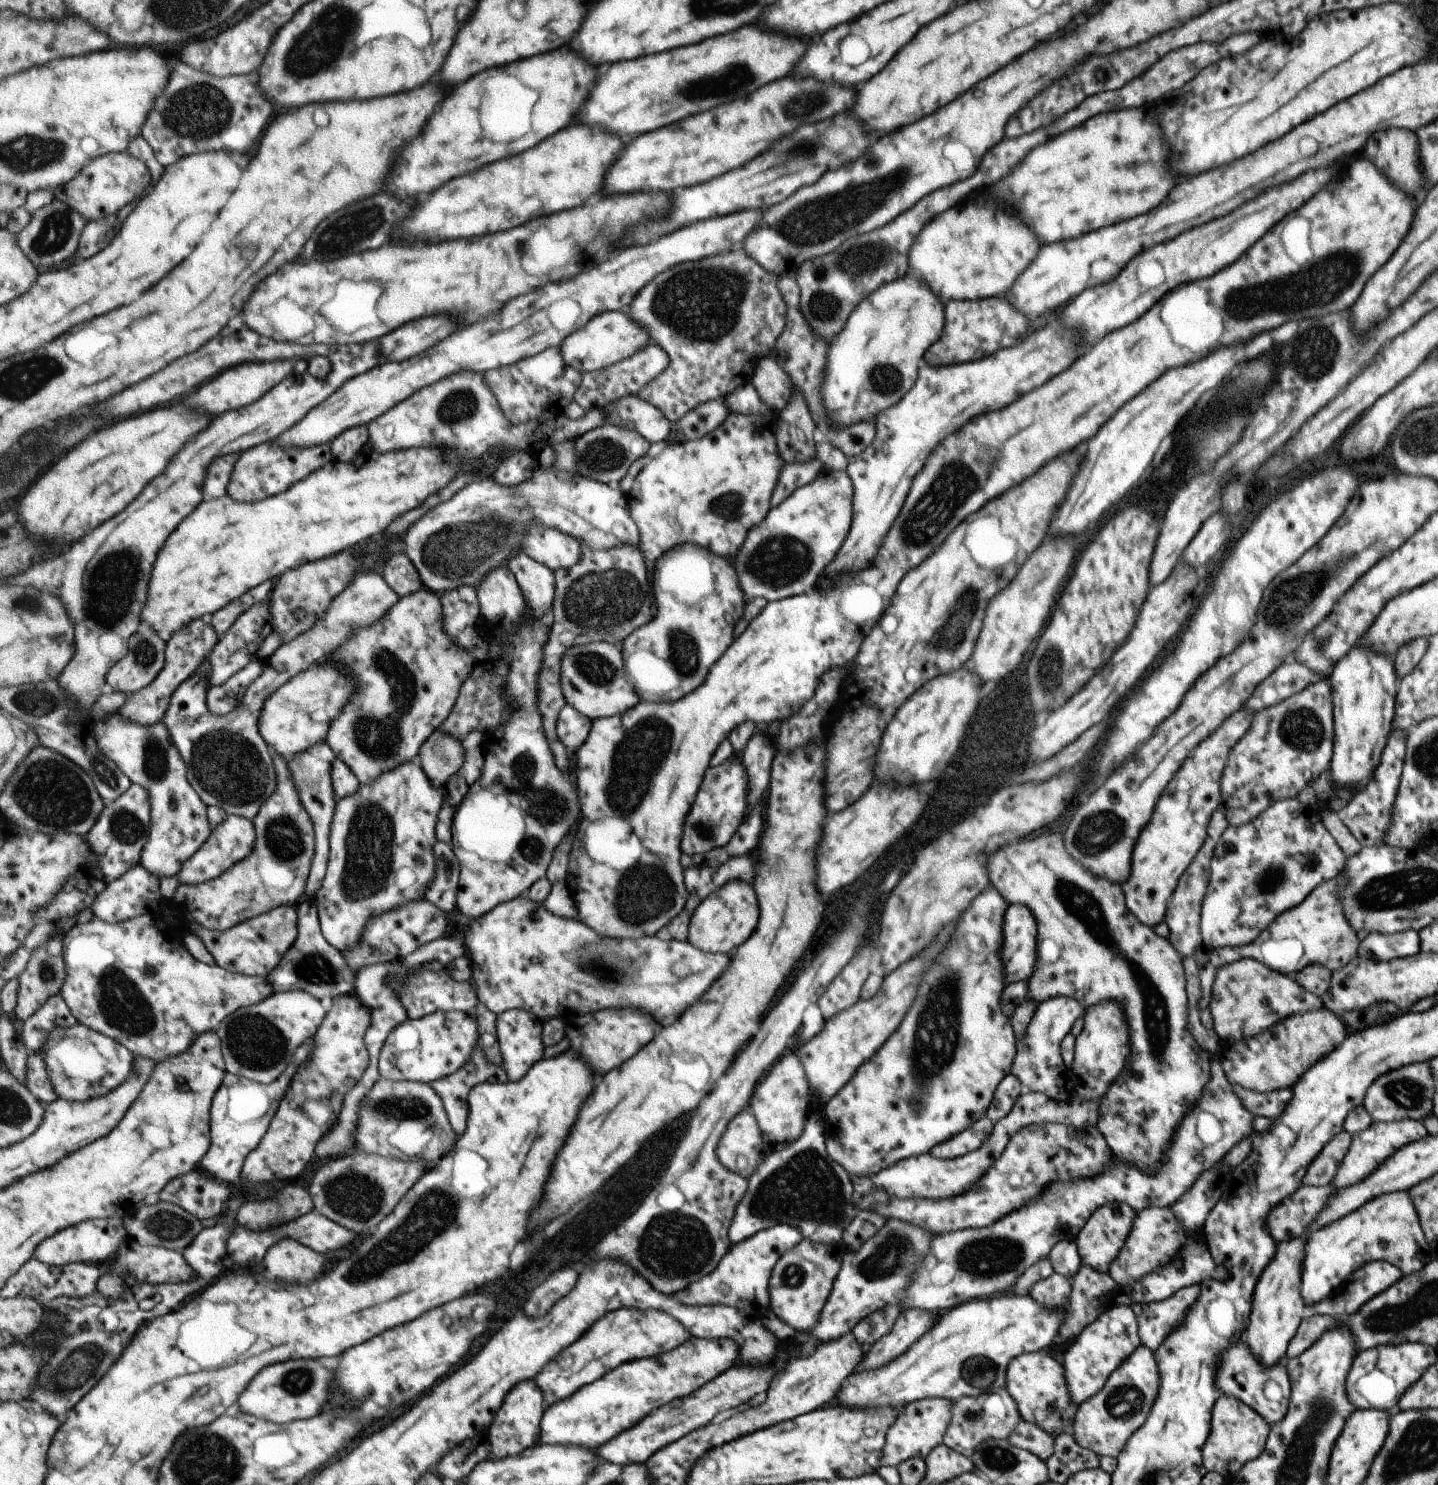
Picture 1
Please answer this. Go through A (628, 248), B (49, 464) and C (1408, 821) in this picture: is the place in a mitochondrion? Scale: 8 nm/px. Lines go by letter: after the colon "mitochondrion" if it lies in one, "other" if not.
A: other
B: other
C: other

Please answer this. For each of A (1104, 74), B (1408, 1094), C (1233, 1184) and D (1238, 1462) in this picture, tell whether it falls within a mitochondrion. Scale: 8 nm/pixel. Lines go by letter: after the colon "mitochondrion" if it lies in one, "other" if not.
A: other
B: mitochondrion
C: other
D: other

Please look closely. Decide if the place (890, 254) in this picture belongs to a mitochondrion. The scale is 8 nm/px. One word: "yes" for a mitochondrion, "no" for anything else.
yes

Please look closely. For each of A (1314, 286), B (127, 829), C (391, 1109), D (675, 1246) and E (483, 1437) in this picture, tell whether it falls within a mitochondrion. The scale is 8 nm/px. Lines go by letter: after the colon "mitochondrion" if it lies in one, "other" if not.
A: mitochondrion
B: mitochondrion
C: mitochondrion
D: mitochondrion
E: other

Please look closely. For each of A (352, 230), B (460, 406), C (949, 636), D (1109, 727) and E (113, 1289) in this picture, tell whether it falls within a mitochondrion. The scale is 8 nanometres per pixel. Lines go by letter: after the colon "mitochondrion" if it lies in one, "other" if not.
A: mitochondrion
B: mitochondrion
C: mitochondrion
D: other
E: other

